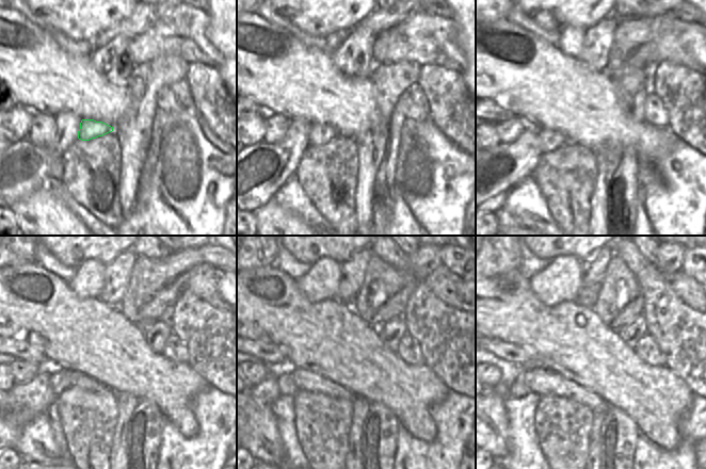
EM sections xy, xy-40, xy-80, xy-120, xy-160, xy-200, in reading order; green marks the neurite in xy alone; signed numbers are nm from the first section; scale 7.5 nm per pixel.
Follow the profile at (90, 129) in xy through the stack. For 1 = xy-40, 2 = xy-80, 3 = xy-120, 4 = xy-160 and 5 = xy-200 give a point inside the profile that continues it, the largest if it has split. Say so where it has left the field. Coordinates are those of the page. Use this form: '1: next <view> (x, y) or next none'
1: next xy-40 (320, 133)
2: next xy-80 (548, 140)
3: next xy-120 (61, 379)
4: next xy-160 (286, 386)
5: next xy-200 (518, 389)

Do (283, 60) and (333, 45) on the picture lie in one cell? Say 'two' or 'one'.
two

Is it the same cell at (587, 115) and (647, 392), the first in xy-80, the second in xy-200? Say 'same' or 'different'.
same

